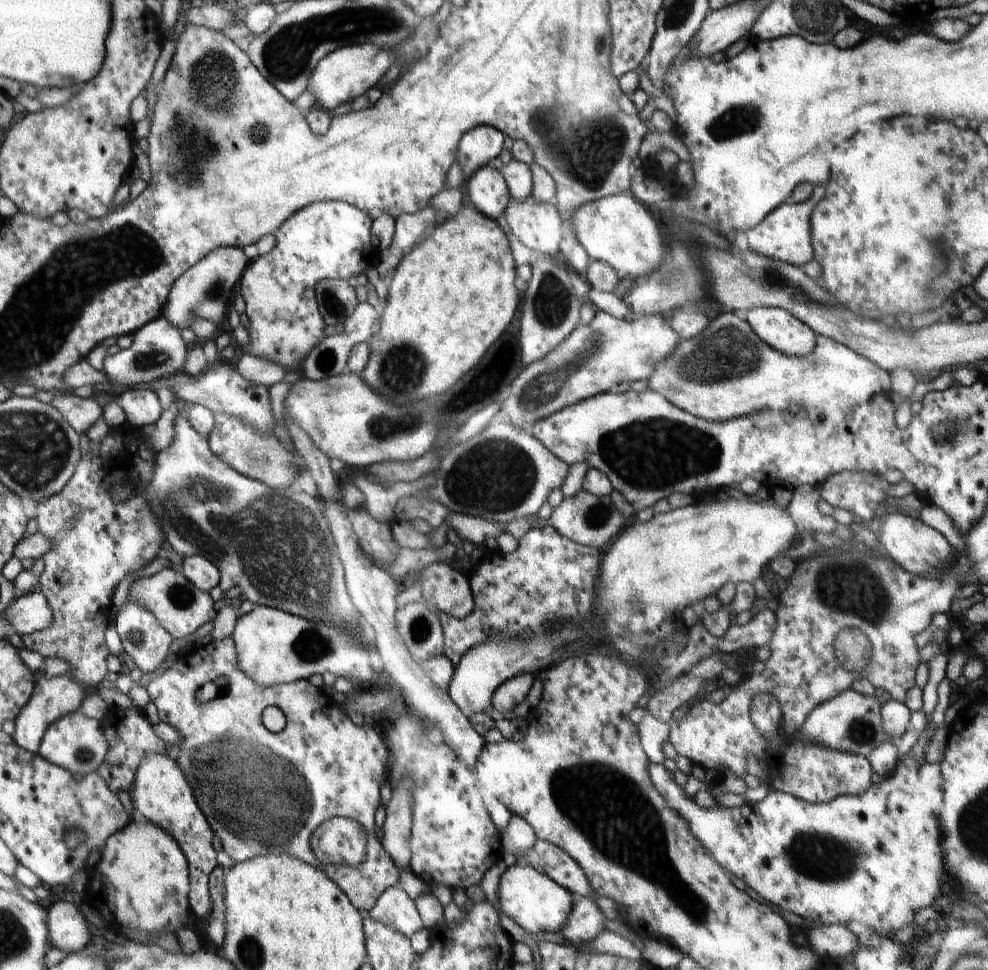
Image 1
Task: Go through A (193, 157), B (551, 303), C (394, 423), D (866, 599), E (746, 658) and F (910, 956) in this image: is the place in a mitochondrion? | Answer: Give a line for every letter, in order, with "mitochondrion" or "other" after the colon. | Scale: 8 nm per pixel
A: mitochondrion
B: mitochondrion
C: mitochondrion
D: mitochondrion
E: other
F: other

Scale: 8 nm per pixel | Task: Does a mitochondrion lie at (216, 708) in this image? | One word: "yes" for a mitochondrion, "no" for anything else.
no

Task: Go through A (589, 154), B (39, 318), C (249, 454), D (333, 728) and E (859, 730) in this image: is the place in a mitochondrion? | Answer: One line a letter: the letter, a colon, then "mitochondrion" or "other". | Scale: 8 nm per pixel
A: mitochondrion
B: mitochondrion
C: mitochondrion
D: other
E: mitochondrion

